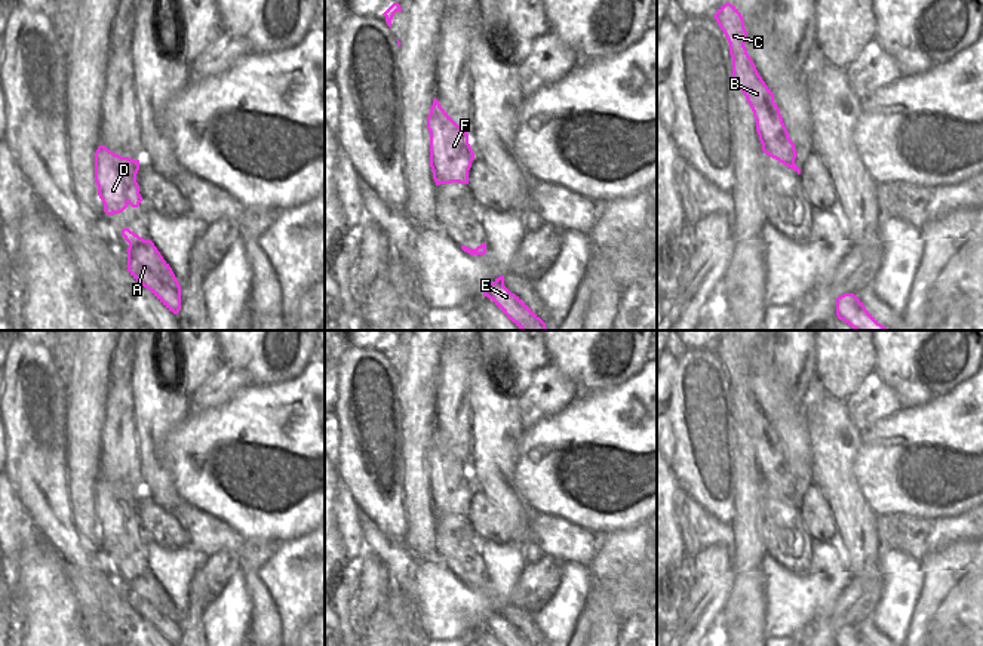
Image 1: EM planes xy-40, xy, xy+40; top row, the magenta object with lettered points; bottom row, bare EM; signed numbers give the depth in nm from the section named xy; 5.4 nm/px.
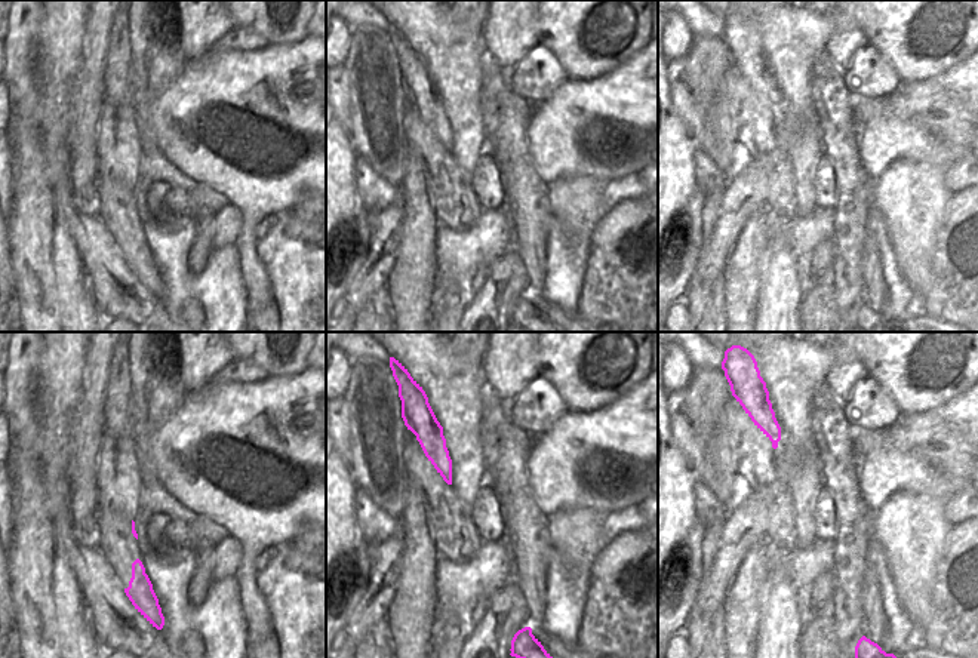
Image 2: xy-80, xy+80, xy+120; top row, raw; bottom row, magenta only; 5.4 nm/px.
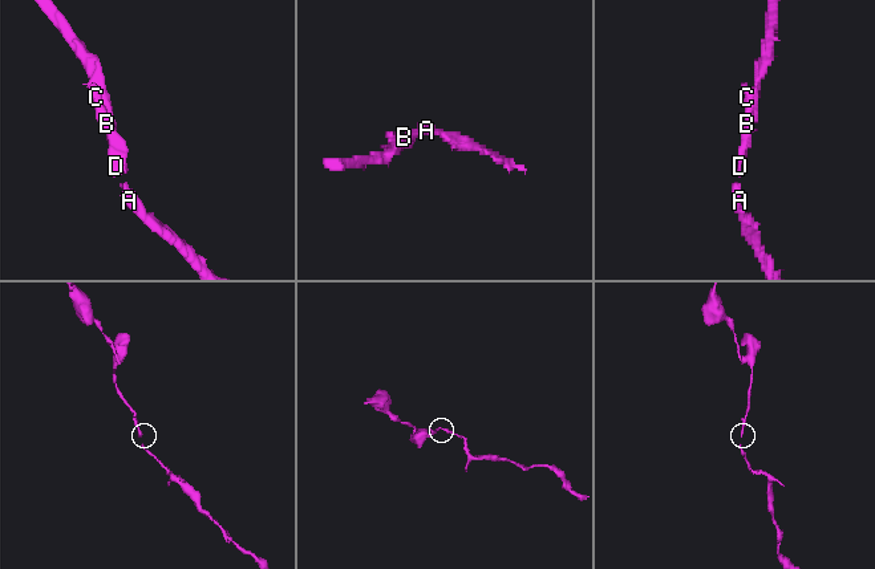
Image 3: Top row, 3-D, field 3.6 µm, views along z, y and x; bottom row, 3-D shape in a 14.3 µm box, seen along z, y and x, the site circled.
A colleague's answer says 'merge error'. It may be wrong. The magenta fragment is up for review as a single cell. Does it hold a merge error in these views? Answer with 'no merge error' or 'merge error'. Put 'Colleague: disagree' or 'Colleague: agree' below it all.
no merge error
Colleague: disagree

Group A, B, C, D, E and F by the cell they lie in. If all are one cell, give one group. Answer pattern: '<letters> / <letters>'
A B C D E F

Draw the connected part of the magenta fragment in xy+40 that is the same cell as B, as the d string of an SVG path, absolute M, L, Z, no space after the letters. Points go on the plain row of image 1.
M727 333L718 341L713 350L729 375L732 416L744 425L753 443L762 483L784 498L796 502L799 507L801 501L795 496L798 484L795 476L789 470L780 440L774 434L774 425L759 407L744 378L747 363L741 345L735 338Z

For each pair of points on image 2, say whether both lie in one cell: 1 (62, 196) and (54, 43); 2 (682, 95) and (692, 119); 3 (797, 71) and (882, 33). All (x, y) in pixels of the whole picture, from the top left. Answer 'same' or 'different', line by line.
1: different
2: same
3: same

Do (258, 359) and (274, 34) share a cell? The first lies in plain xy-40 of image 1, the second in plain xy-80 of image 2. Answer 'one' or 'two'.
one

